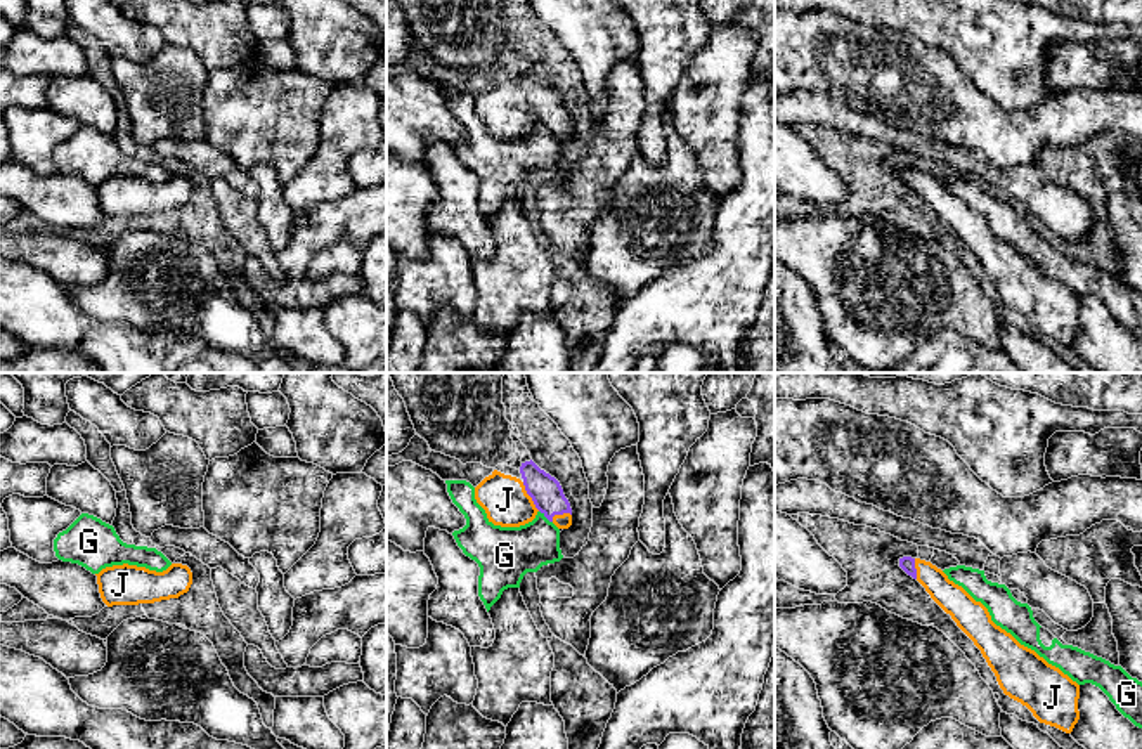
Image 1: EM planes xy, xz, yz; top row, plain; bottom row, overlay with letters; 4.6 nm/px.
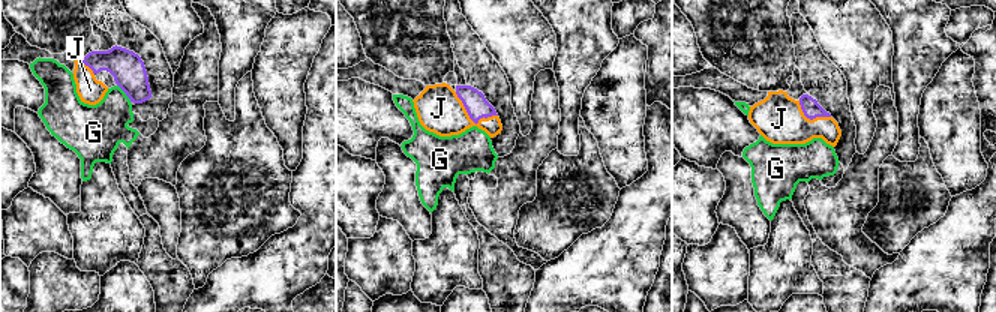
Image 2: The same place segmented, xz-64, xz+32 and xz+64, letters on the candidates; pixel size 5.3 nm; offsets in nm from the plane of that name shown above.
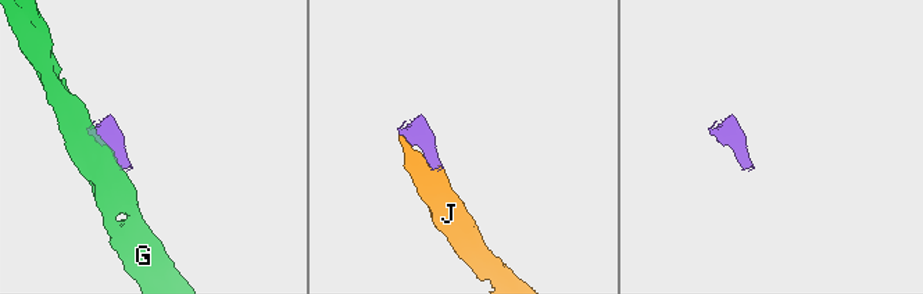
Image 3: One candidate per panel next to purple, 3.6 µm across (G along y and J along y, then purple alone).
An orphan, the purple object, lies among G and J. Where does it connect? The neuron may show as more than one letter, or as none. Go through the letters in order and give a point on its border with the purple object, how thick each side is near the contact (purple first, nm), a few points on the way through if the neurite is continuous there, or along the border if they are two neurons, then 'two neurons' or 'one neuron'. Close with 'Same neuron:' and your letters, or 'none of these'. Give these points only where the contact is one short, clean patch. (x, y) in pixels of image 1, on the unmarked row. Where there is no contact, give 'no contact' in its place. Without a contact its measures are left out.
G: contact xz (546, 129); calibres 150 and 260 nm; two neurons
J: contact xz (529, 106); calibres 150 and 220 nm; one neuron
Same neuron: J

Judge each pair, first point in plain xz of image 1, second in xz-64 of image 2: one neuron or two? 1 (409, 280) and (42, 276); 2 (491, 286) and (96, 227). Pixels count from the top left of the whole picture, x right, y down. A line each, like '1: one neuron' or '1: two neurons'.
1: two neurons
2: one neuron

